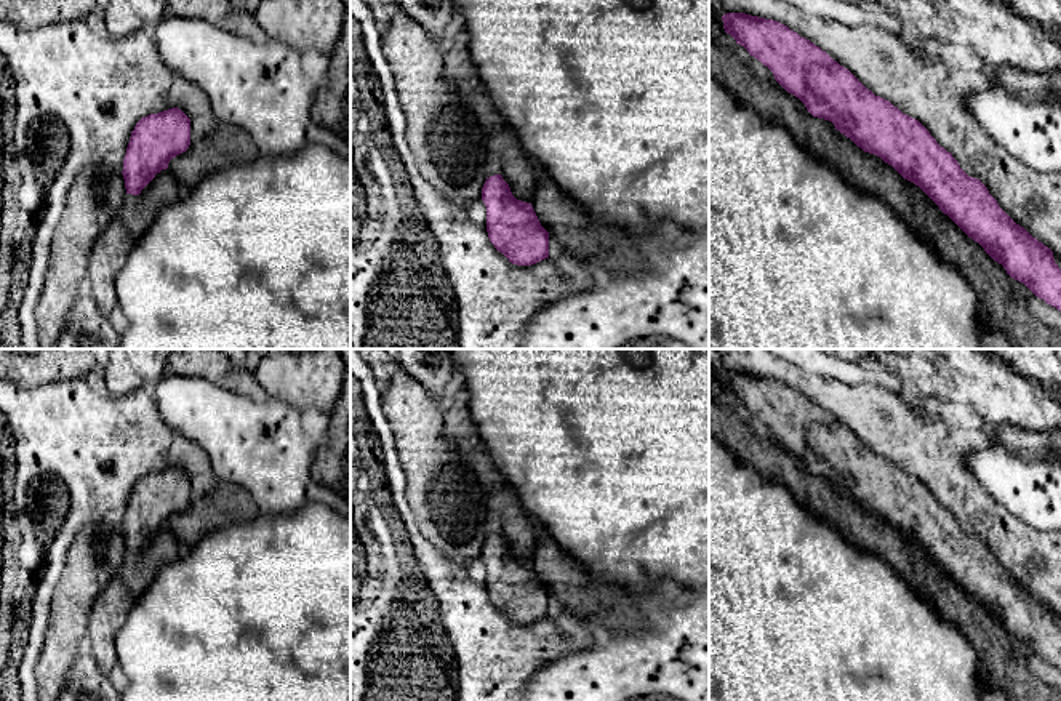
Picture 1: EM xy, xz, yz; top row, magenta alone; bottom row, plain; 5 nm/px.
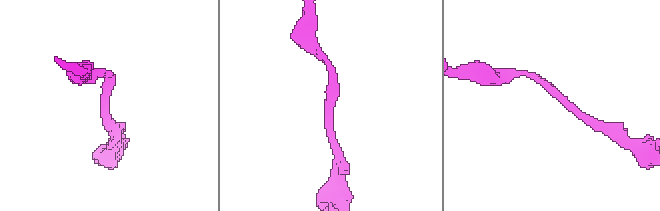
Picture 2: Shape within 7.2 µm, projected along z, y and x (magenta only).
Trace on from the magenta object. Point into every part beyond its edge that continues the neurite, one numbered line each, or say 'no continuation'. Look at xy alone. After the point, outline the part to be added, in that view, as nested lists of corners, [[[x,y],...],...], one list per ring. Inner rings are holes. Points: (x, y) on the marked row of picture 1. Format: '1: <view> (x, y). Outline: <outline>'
no continuation

